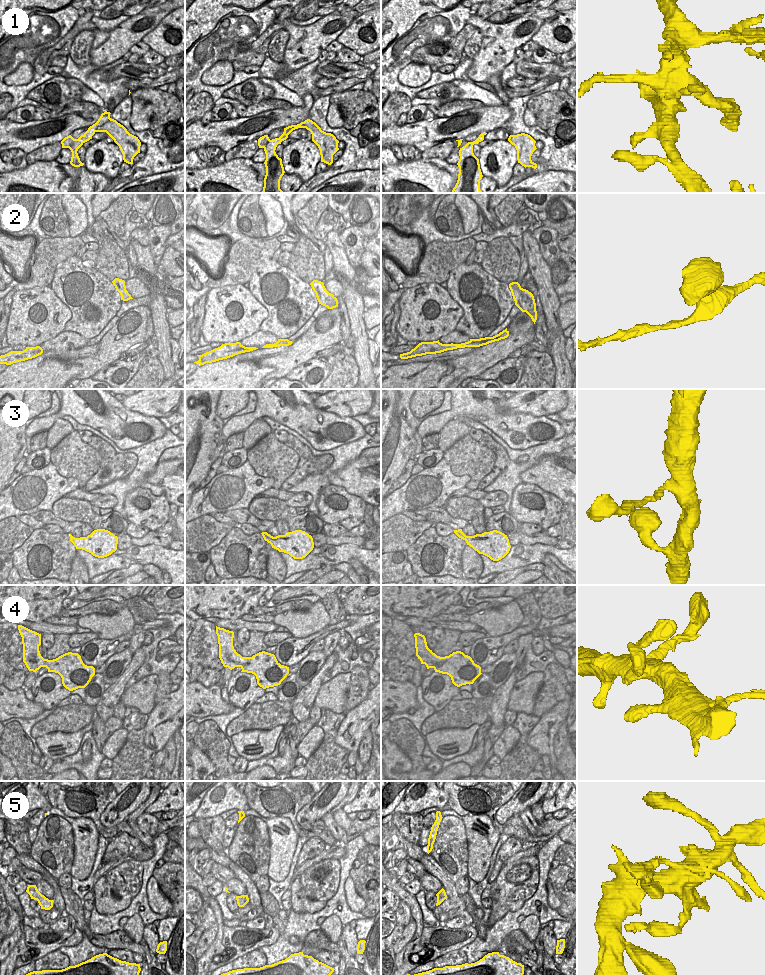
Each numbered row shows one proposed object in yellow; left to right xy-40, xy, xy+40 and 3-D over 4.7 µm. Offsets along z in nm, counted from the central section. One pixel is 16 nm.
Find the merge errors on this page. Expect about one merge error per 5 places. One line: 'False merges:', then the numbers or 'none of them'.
False merges: 1

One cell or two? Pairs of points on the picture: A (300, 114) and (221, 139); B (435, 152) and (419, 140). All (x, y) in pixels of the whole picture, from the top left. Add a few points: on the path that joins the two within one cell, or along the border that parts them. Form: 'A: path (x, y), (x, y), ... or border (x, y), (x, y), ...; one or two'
A: path (280, 118), (262, 131), (248, 136), (241, 136); one
B: border (451, 139), (437, 143), (422, 152); two

